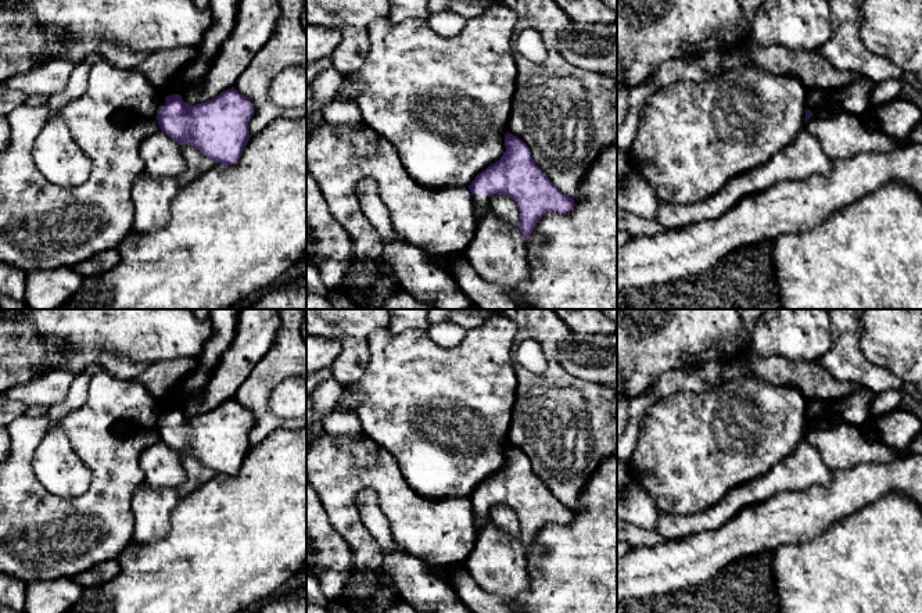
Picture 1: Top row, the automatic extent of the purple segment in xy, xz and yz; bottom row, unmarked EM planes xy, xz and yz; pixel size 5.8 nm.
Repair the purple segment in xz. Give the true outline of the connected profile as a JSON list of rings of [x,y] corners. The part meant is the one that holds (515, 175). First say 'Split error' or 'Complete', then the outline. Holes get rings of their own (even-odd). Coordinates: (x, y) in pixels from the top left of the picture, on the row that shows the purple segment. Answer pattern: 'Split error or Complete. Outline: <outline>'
Split error. Outline: [[[505,135],[506,151],[494,165],[478,173],[469,186],[477,221],[489,208],[494,194],[513,198],[520,211],[520,230],[525,241],[534,226],[549,212],[567,214],[574,200],[563,194],[535,165],[525,143]]]

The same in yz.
Split error. Outline: [[[860,76],[851,85],[833,90],[828,104],[824,108],[815,110],[814,112],[806,110],[806,123],[811,116],[821,118],[830,115],[833,108],[864,116],[872,110],[871,93],[876,85],[878,82]]]

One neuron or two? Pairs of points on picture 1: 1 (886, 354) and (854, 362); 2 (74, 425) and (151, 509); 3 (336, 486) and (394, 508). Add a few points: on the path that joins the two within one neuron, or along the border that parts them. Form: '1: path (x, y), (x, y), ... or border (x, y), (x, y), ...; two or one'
1: border (860, 326), (861, 352), (894, 376); two
2: border (143, 481), (132, 494), (135, 523); two
3: path (351, 484), (375, 484), (383, 493); one

